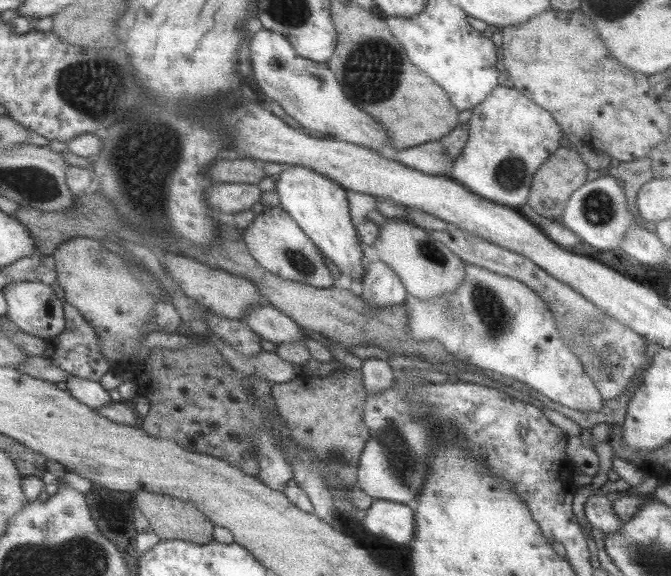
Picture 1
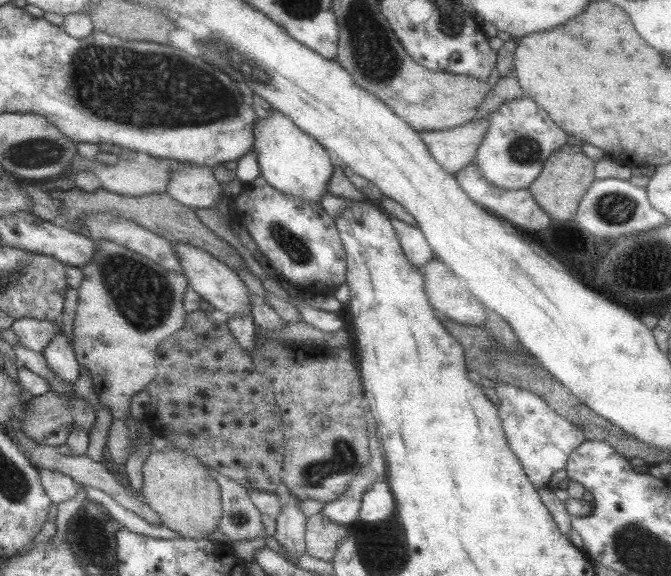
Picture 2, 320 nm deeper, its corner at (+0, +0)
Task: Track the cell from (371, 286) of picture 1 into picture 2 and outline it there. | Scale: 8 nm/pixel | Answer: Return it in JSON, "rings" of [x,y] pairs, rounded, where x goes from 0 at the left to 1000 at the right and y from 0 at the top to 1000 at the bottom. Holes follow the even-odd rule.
{"rings":[[[583,377],[581,387],[595,415],[604,448],[618,465],[627,467],[639,451],[647,448],[639,422],[620,392],[613,392],[589,377]]]}

